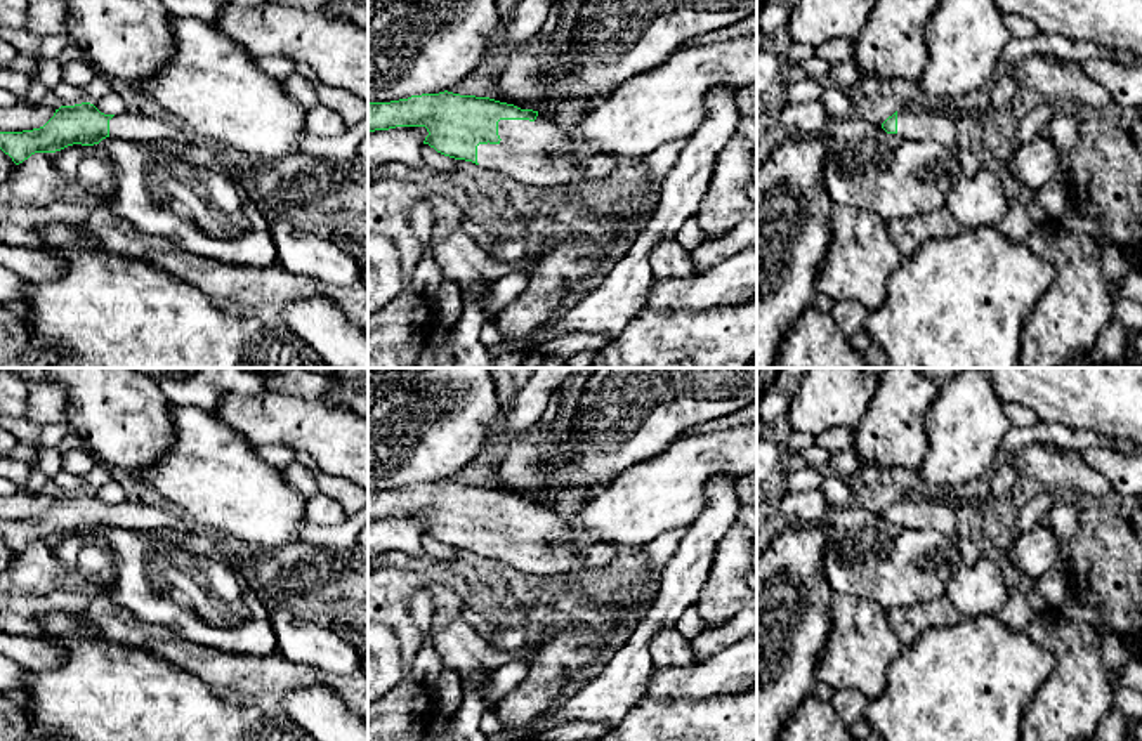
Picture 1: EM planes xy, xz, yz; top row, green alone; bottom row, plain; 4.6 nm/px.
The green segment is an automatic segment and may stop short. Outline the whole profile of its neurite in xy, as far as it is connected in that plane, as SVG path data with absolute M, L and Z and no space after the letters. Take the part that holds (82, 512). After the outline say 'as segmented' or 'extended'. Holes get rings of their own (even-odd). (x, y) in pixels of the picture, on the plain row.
M94 493L61 495L40 517L0 521L0 538L16 554L35 541L56 541L73 533L94 534L106 526L135 531L175 529L189 526L172 512L148 503L104 503Z; extended

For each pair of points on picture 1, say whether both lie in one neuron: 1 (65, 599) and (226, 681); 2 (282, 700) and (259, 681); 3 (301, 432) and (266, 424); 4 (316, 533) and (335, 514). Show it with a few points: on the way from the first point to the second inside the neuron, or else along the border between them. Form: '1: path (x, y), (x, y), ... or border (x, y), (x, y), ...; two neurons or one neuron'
1: path (105, 616), (132, 632), (155, 637), (186, 653); one neuron
2: border (313, 684), (259, 695), (231, 693); two neurons
3: path (292, 424), (275, 424); one neuron
4: border (347, 518), (337, 524), (308, 523); two neurons

